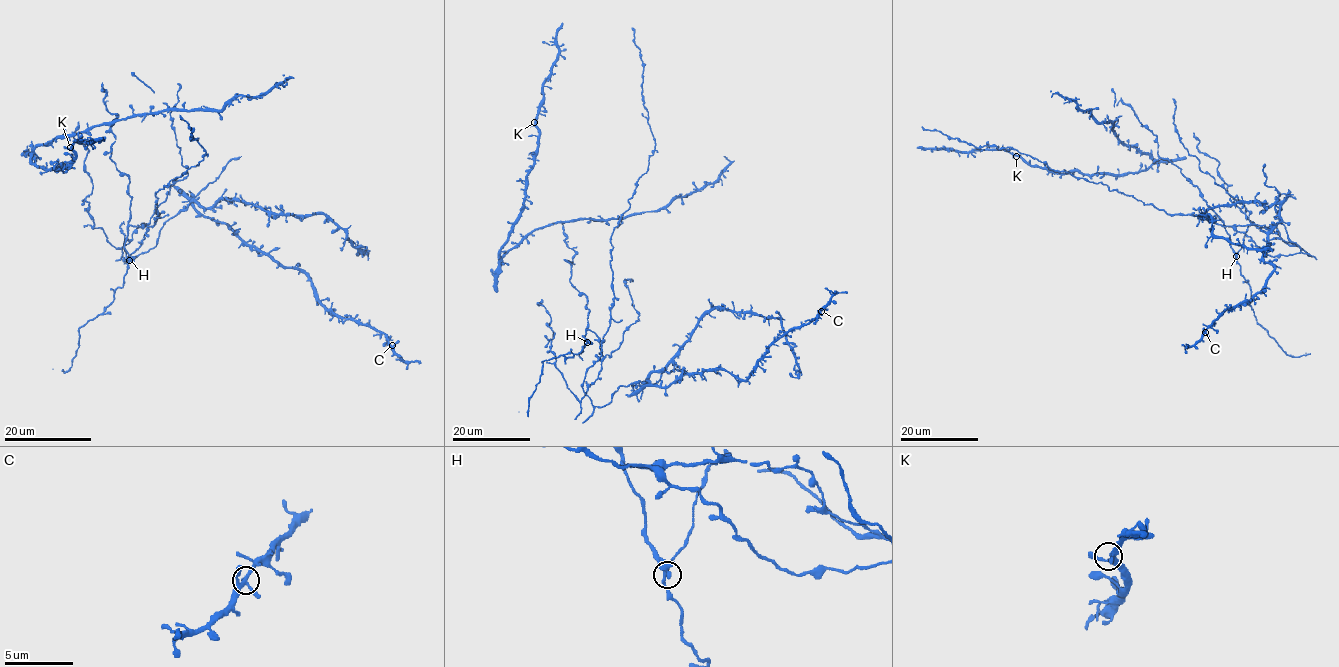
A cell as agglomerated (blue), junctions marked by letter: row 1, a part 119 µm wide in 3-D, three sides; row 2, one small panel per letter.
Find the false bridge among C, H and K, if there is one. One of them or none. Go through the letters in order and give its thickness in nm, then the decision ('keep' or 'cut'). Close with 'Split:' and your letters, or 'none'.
C: 280 nm thick; keep
H: 320 nm thick; cut
K: 280 nm thick; keep
Split: H

